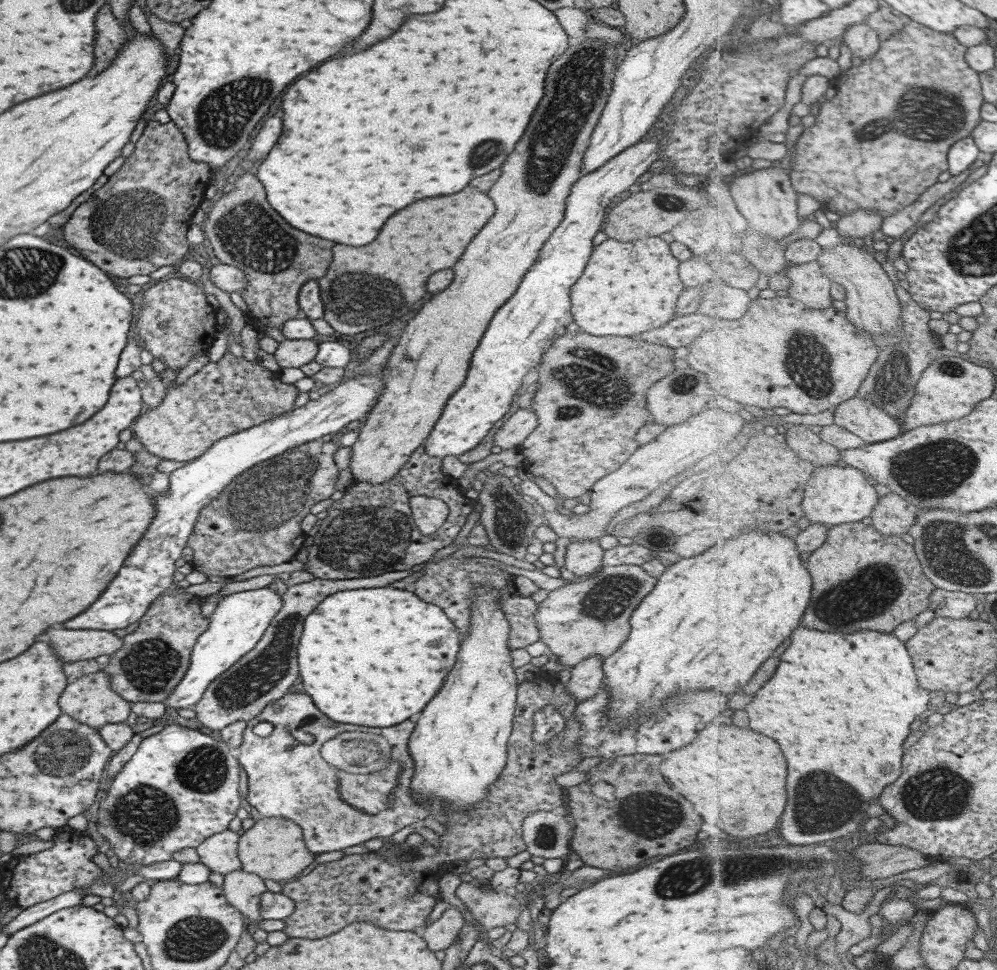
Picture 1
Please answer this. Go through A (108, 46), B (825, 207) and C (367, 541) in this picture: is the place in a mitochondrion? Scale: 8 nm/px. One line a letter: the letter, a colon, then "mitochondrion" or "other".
A: other
B: other
C: mitochondrion

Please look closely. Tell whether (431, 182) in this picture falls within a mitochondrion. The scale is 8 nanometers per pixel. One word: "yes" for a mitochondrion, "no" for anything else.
no

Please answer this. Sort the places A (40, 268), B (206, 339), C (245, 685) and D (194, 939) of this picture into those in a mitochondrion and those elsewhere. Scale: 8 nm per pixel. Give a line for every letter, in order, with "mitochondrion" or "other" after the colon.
A: mitochondrion
B: other
C: mitochondrion
D: mitochondrion

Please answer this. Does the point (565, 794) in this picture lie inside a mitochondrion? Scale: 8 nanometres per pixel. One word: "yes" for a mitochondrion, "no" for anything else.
no

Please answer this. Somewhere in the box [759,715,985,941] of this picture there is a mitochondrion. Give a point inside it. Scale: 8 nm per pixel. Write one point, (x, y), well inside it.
(946, 796)

